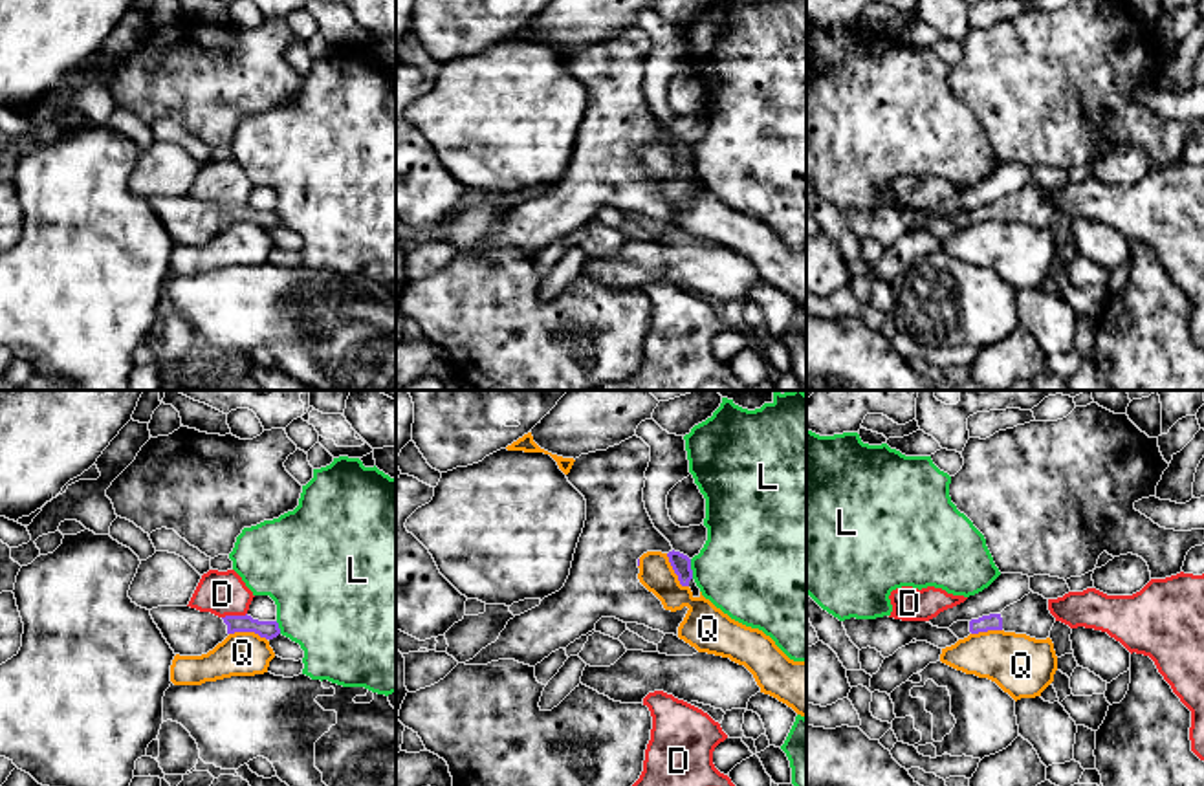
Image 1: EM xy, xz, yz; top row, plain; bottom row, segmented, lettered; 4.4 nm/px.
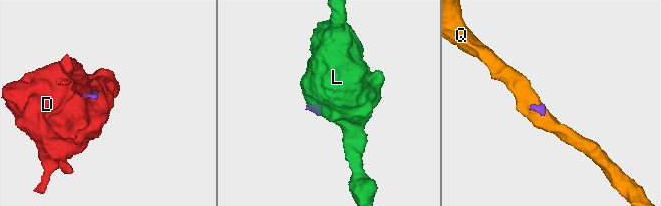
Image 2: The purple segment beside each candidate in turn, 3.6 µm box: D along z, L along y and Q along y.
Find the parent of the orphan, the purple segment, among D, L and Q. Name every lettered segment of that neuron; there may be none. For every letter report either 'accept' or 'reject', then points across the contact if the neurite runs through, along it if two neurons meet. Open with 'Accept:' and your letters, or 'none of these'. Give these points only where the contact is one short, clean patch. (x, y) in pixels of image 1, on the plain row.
Accept: none of these
D: reject; border xy (246, 202), (222, 207)
L: reject; border xz (689, 149), (693, 167)
Q: reject; border xz (666, 143), (677, 169), (688, 176)

